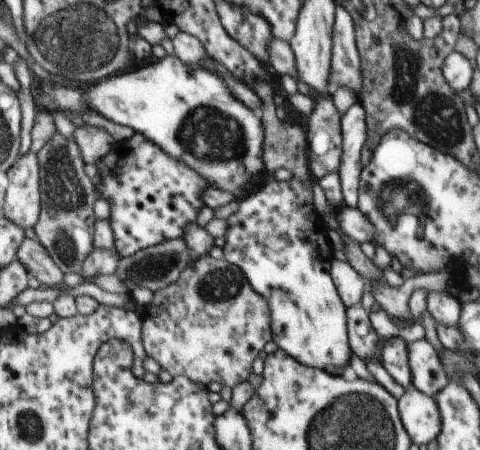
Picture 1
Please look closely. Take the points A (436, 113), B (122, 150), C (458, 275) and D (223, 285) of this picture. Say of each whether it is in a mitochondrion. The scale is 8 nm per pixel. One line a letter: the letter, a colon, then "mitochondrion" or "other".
A: mitochondrion
B: other
C: other
D: mitochondrion

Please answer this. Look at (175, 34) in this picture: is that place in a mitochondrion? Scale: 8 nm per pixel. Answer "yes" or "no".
no

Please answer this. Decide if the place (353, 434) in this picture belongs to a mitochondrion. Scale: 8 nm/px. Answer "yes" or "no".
yes

